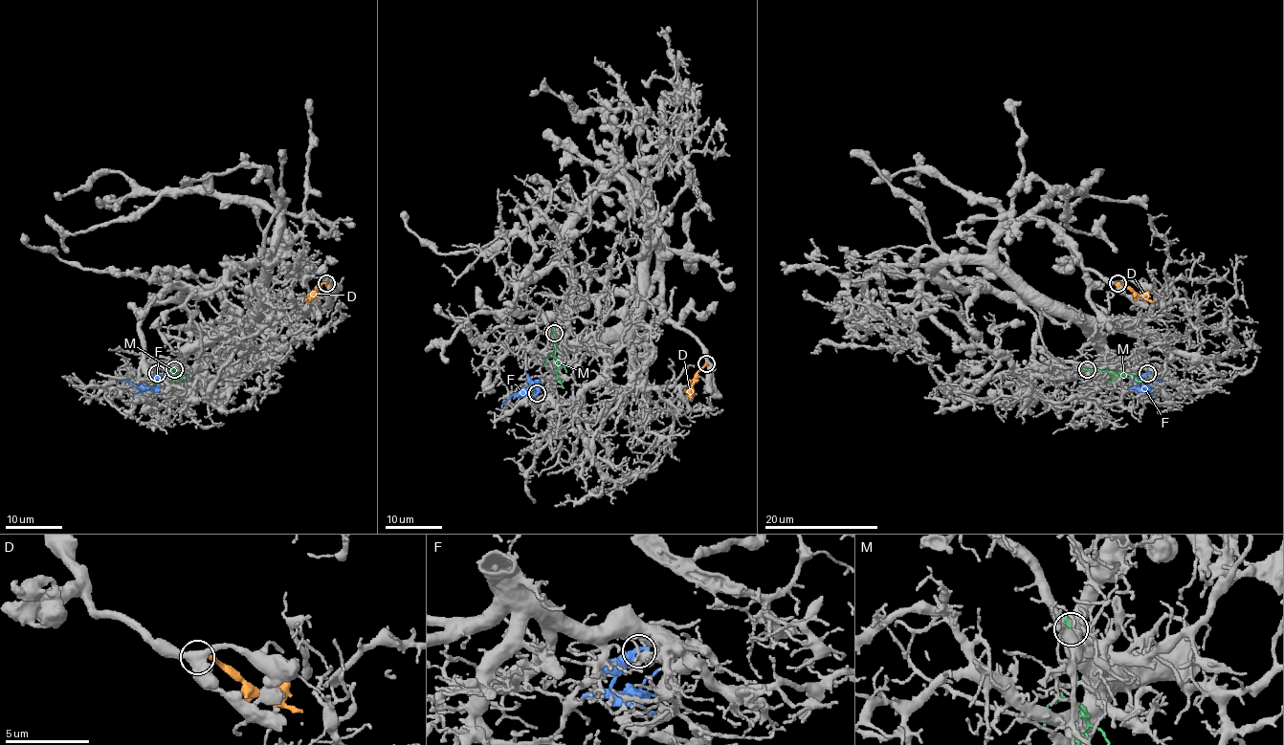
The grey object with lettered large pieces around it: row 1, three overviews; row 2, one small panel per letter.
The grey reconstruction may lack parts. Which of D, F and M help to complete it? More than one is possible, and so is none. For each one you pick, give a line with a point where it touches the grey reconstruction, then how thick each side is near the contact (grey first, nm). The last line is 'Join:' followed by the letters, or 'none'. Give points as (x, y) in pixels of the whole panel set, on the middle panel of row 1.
D: contact (706, 363); calibres 480 and 360 nm
Join: D

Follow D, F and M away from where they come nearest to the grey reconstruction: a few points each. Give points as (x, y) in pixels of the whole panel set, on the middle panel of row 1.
D: (706, 364), (697, 373), (689, 400)
F: (537, 392), (537, 384), (531, 384), (507, 400), (501, 408)
M: (554, 333), (557, 376), (564, 388)

